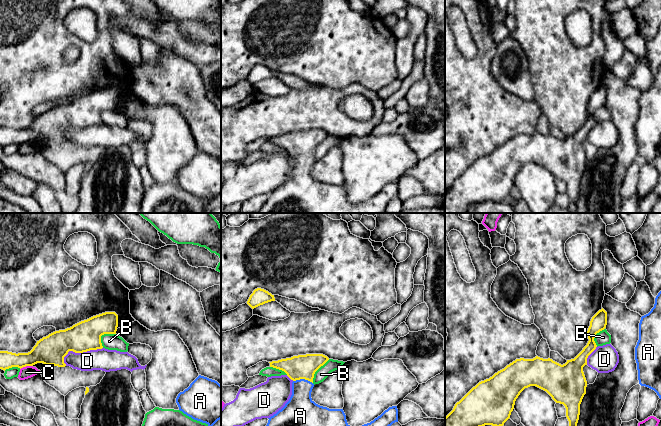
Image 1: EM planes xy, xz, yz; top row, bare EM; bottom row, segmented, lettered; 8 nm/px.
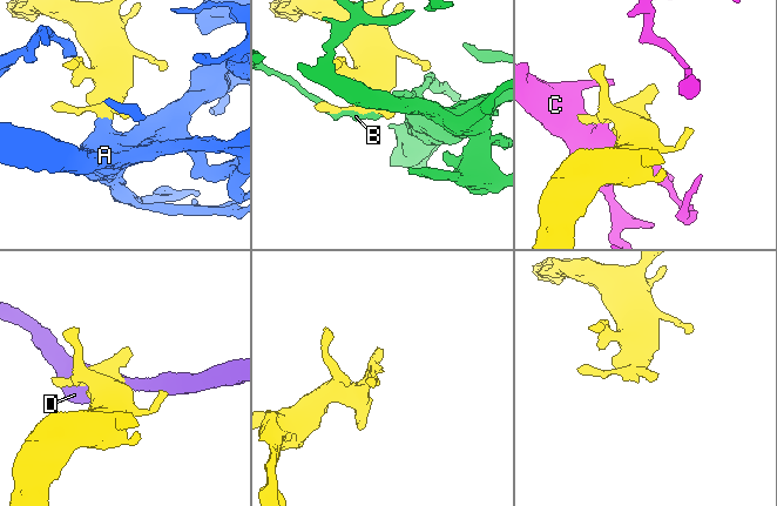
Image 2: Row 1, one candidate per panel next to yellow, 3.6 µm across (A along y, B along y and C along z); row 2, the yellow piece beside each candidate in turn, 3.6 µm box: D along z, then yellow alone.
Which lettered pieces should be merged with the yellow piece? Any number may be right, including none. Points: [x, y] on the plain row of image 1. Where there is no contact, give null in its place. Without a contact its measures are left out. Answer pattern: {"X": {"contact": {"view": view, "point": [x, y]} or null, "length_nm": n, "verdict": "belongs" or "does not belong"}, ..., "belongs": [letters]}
{"A": {"contact": {"view": "xz", "point": [303, 154]}, "length_nm": 160, "verdict": "belongs"}, "B": {"contact": {"view": "xy", "point": [102, 110]}, "length_nm": 160, "verdict": "does not belong"}, "C": {"contact": {"view": "xy", "point": [26, 141]}, "length_nm": 110, "verdict": "does not belong"}, "D": {"contact": {"view": "xy", "point": [80, 128]}, "length_nm": 340, "verdict": "does not belong"}, "belongs": ["A"]}

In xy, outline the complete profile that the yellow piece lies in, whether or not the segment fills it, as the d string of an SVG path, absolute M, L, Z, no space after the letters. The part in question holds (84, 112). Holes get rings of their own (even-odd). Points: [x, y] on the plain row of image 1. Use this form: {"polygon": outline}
{"polygon": "M105 88L81 97L65 106L55 107L37 117L28 129L0 127L0 145L23 144L37 139L65 143L64 133L69 127L83 129L102 125L101 112L116 110L118 91Z"}

